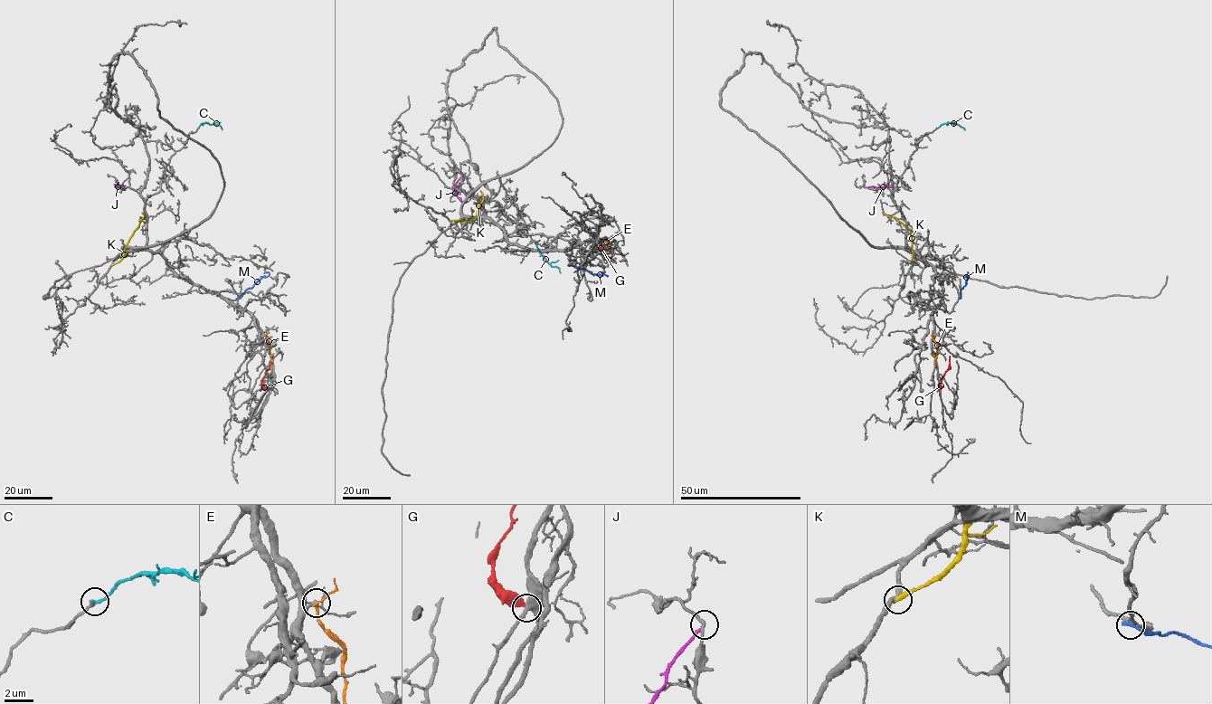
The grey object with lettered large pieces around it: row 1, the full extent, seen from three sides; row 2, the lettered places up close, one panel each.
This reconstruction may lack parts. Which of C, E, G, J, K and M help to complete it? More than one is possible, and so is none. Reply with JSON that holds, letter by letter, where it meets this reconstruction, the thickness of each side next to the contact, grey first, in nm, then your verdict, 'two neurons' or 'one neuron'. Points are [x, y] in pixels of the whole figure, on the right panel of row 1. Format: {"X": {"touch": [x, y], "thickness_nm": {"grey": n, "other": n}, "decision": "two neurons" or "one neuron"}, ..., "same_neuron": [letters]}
{"C": {"touch": [937, 128], "thickness_nm": {"grey": 240, "other": 200}, "decision": "one neuron"}, "E": {"touch": [932, 335], "thickness_nm": {"grey": 140, "other": 170}, "decision": "two neurons"}, "G": {"touch": [940, 389], "thickness_nm": {"grey": 400, "other": 380}, "decision": "two neurons"}, "J": {"touch": [867, 187], "thickness_nm": {"grey": 200, "other": 200}, "decision": "two neurons"}, "K": {"touch": [913, 265], "thickness_nm": {"grey": 320, "other": 320}, "decision": "two neurons"}, "M": {"touch": [959, 298], "thickness_nm": {"grey": 260, "other": 300}, "decision": "two neurons"}, "same_neuron": ["C"]}

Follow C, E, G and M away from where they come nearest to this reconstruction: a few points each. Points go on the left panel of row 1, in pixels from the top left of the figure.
C: (198, 128), (202, 123), (208, 123), (218, 125), (222, 129)
E: (265, 335), (269, 342), (270, 368)
G: (268, 389), (261, 379), (271, 365), (272, 356)
M: (237, 298), (262, 276), (266, 277), (268, 271)

